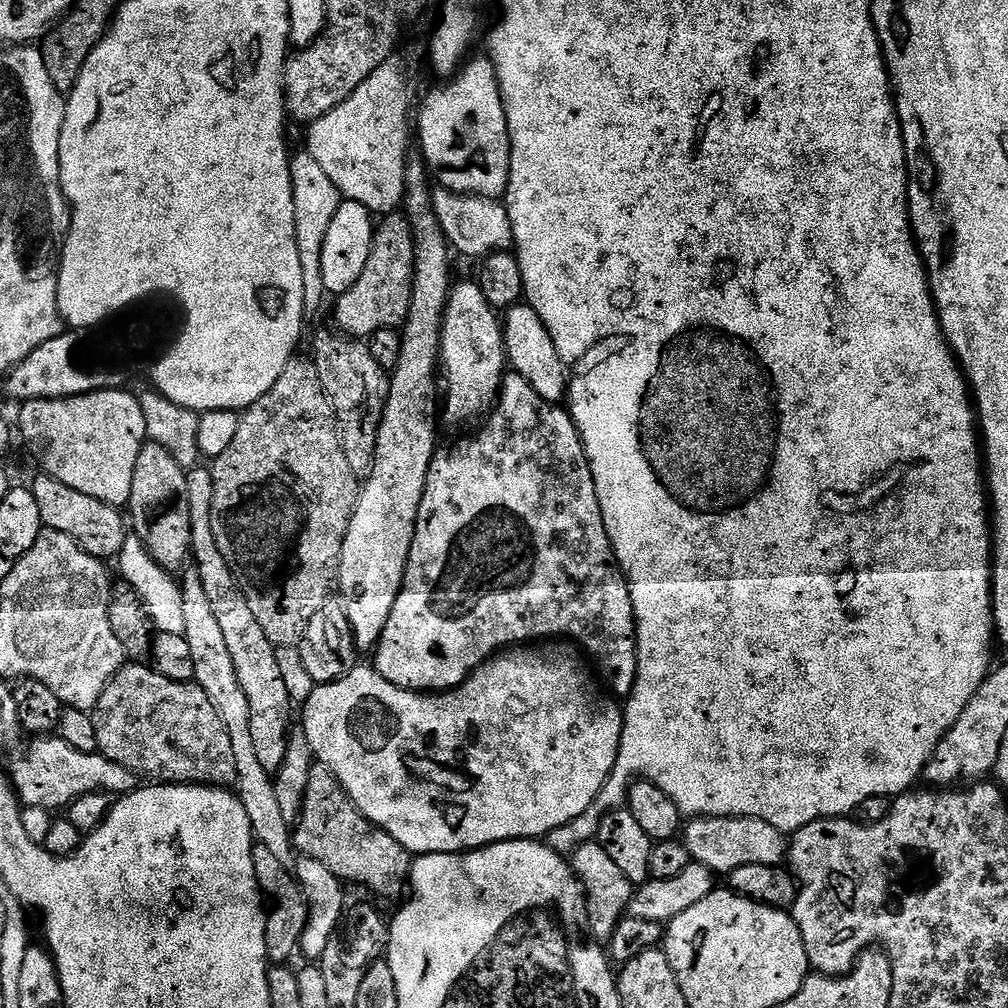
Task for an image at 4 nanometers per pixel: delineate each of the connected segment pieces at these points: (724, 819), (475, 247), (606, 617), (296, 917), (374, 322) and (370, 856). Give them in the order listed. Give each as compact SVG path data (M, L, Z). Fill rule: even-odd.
M698 816L689 819L683 829L682 839L693 861L706 866L713 874L727 874L747 864L780 866L790 852L785 833L770 826L770 822L749 816Z
M437 187L432 194L432 212L442 226L444 237L457 253L460 251L464 256L483 258L492 252L506 252L513 247L510 214L499 199L462 196L448 188Z
M509 371L500 386L500 395L492 411L480 426L480 433L477 436L472 436L469 440L460 440L453 448L437 447L436 457L430 462L426 490L422 494L416 519L416 533L412 539L408 565L404 571L404 581L398 598L394 602L394 610L390 610L390 618L386 618L382 638L374 649L376 672L382 674L386 682L399 688L407 688L409 692L435 694L459 688L485 660L509 646L520 646L525 642L544 642L549 638L567 638L569 641L577 640L572 642L579 645L591 657L594 664L596 659L595 667L598 672L600 667L599 675L602 680L604 675L605 682L613 688L611 691L617 697L627 698L634 690L634 682L638 674L634 602L630 598L628 578L621 570L610 538L606 534L606 522L602 518L602 506L598 502L594 474L590 470L590 462L586 458L584 443L578 434L576 424L560 404L546 402L546 398L542 398L542 394L538 394L538 390L534 390L534 386L526 382L526 378L522 378L514 371Z
M256 844L253 847L254 854L254 874L260 883L260 890L266 897L268 921L266 922L266 950L268 959L273 965L288 964L292 955L297 955L300 947L300 939L306 930L308 921L308 903L304 900L304 893L300 890L300 885L296 883L295 875L290 871L289 865L278 862L278 858L271 850L266 850L266 846Z
M388 214L384 220L375 225L372 234L372 249L370 258L366 262L366 270L362 270L362 278L350 286L340 296L335 297L336 324L335 327L341 333L353 338L371 338L378 330L383 328L399 329L408 319L410 310L410 298L412 297L412 279L416 270L416 242L412 239L412 226L409 217L404 214Z
M313 763L292 842L299 855L322 862L345 885L363 886L377 898L403 897L409 887L413 853L407 852L385 828L370 823L359 812L327 763Z

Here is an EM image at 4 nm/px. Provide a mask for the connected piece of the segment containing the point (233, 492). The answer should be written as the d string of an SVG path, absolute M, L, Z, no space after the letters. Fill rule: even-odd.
M294 358L286 366L286 370L282 370L278 382L274 382L274 386L270 386L270 390L266 394L262 394L262 398L258 398L258 402L254 402L246 409L240 416L240 425L234 440L210 464L214 478L214 502L212 503L214 540L218 542L218 548L222 550L222 556L231 566L232 573L243 585L244 597L250 602L250 610L254 610L254 618L258 618L262 630L266 630L266 638L270 638L270 642L277 646L299 645L314 614L333 595L340 574L342 546L346 534L350 530L350 518L356 509L356 499L360 497L362 487L354 470L350 470L350 462L346 462L346 454L340 445L340 433L336 427L336 414L332 410L332 401L324 392L322 378L316 369L315 359L300 359Z

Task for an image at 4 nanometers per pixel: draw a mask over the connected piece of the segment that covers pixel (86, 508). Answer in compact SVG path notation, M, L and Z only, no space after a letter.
M40 474L36 481L31 481L30 487L34 500L38 502L40 522L45 529L66 534L78 547L86 550L86 554L95 556L97 560L108 562L111 556L112 559L119 557L130 535L125 513L121 509L100 502L98 498L90 498L90 494L78 494L78 490L62 486L62 482L53 480L47 474Z

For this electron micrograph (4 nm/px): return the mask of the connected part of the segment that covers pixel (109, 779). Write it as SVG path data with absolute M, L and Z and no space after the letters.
M56 734L42 736L31 742L32 753L14 757L10 767L12 786L24 808L42 806L49 810L64 810L91 792L107 792L119 798L137 787L137 773L118 762L110 762L110 758L100 755L99 751L74 750L70 742L60 739Z

